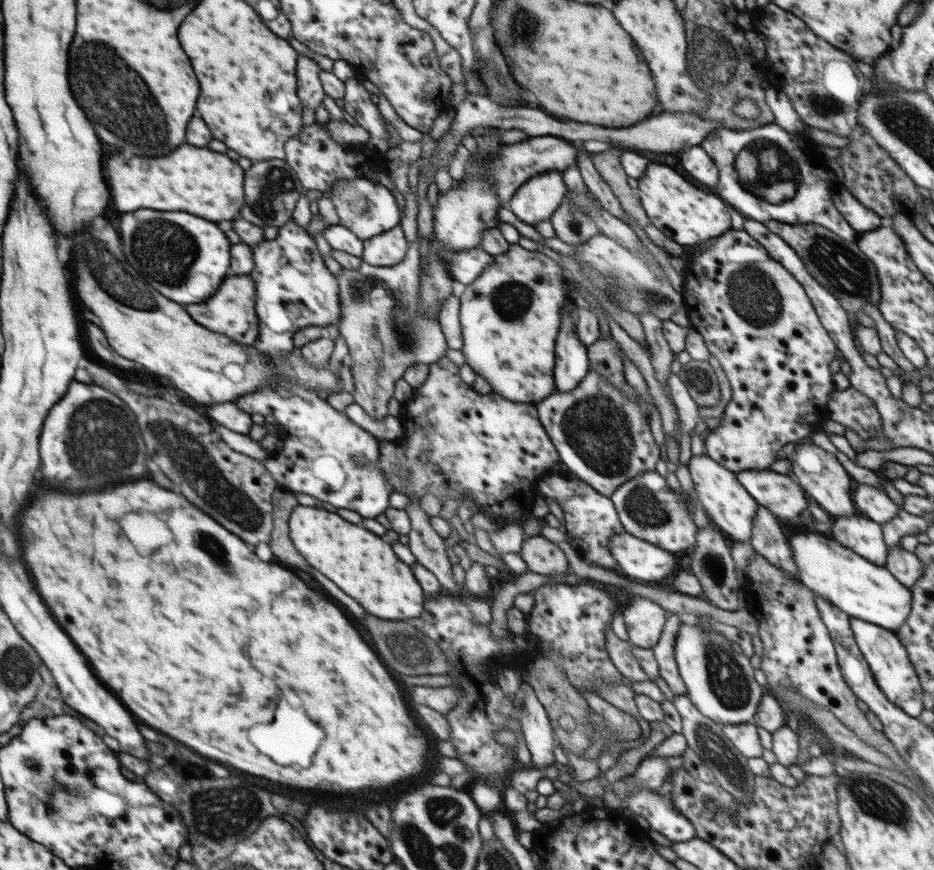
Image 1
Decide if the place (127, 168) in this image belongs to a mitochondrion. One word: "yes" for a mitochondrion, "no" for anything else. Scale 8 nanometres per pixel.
no

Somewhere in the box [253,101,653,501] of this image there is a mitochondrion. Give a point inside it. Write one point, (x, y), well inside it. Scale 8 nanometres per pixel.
(600, 432)

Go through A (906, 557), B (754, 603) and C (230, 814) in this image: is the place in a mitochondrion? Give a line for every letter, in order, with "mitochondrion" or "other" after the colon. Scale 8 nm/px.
A: other
B: other
C: mitochondrion

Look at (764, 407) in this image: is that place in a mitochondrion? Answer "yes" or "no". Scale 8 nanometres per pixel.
no

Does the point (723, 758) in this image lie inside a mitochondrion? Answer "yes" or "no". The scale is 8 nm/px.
yes

